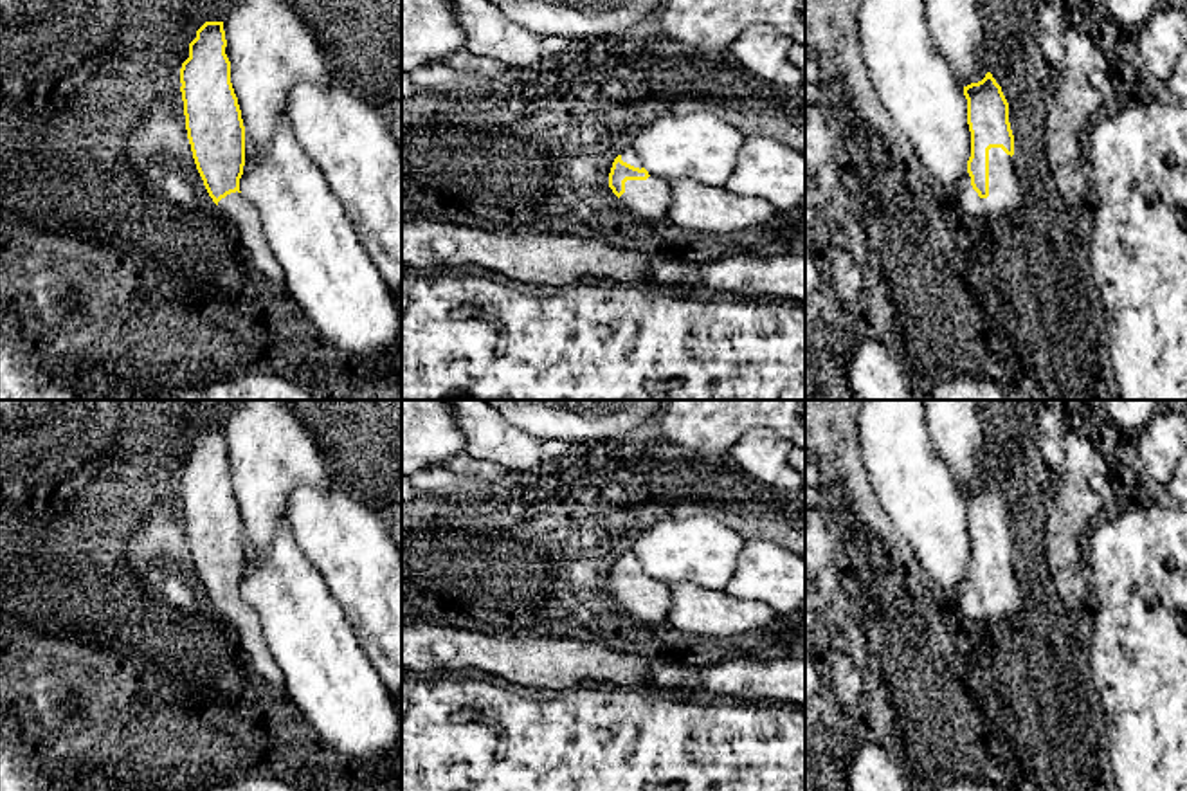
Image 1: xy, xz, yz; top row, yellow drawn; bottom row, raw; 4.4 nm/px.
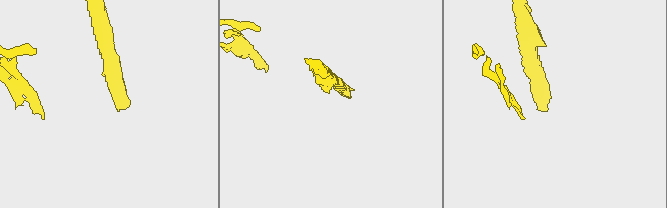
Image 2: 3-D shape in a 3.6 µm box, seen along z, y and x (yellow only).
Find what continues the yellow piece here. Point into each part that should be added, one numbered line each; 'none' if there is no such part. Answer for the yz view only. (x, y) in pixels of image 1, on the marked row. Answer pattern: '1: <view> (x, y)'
1: yz (1005, 195)

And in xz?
1: xz (649, 199)

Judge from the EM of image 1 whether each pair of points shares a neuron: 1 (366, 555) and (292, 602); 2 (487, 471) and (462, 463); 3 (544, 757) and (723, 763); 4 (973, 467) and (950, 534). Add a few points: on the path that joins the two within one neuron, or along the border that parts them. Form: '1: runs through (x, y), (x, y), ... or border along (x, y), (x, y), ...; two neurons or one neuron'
1: border along (298, 546), (346, 617); two neurons
2: runs through (481, 469), (467, 467); one neuron
3: runs through (589, 757), (678, 757); one neuron
4: border along (939, 453), (962, 490); two neurons

